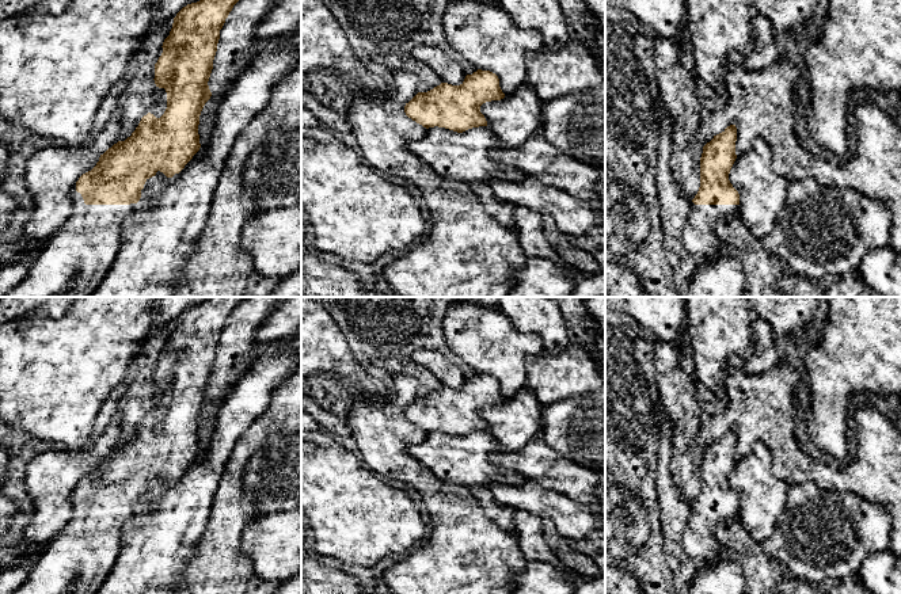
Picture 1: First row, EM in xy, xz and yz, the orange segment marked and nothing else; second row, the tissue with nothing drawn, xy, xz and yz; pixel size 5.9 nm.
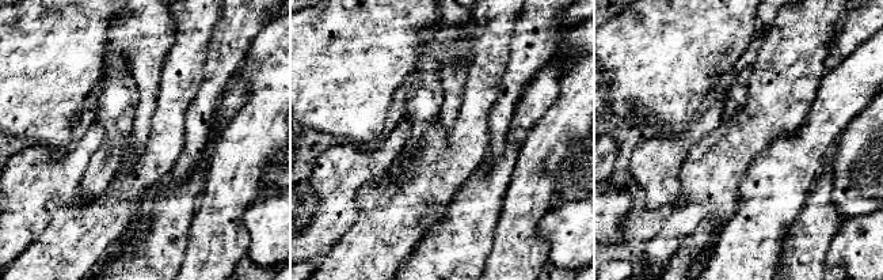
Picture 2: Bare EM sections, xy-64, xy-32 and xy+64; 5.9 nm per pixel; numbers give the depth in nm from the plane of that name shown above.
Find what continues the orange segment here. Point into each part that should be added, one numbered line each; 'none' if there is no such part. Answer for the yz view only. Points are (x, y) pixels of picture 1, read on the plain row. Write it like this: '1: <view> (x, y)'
1: yz (699, 543)

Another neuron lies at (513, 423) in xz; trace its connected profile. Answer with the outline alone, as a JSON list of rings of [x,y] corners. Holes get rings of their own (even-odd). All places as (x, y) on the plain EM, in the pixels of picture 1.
[[[522,388],[501,404],[483,407],[480,416],[487,424],[487,431],[502,450],[516,453],[531,439],[543,439],[543,410],[544,405],[536,395]]]

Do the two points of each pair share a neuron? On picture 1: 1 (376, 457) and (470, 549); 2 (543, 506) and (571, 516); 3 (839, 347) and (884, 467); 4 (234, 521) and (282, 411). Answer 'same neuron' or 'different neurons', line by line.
1: same neuron
2: same neuron
3: different neurons
4: same neuron

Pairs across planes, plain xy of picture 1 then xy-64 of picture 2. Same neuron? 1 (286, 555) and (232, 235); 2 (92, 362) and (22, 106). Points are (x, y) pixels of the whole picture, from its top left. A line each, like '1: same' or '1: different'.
1: different
2: same

